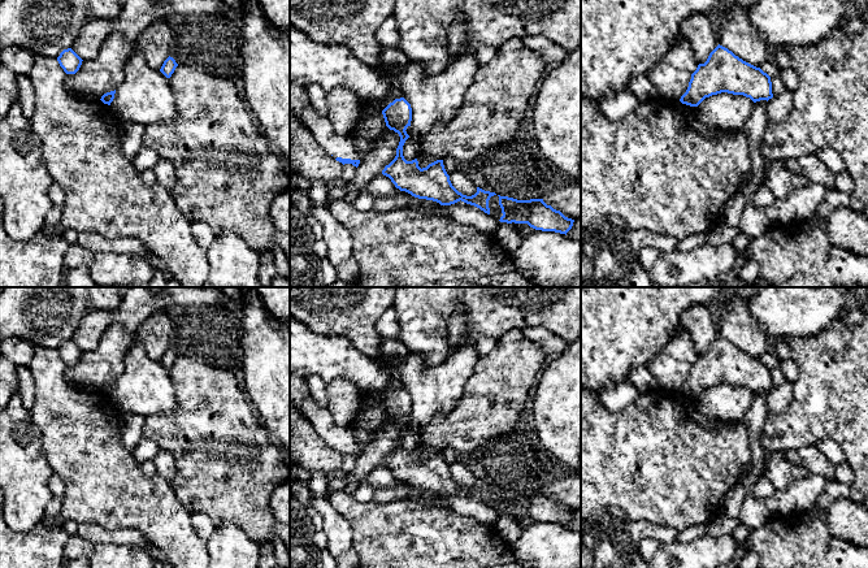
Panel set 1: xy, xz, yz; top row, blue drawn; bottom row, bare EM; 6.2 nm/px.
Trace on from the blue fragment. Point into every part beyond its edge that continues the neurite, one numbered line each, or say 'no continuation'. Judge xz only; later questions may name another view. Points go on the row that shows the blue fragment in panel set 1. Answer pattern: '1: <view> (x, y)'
1: xz (339, 146)

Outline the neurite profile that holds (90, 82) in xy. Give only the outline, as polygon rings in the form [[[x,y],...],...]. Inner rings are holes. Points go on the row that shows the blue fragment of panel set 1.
[[[165,18],[153,21],[134,42],[127,42],[121,32],[113,32],[95,60],[83,60],[75,74],[68,74],[65,87],[71,96],[100,100],[123,82],[123,66],[135,51],[144,55],[152,69],[160,70],[170,56],[172,38]]]

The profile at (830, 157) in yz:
[[[824,147],[821,149],[817,149],[816,155],[834,174],[847,172],[843,159],[836,149],[830,147]]]

